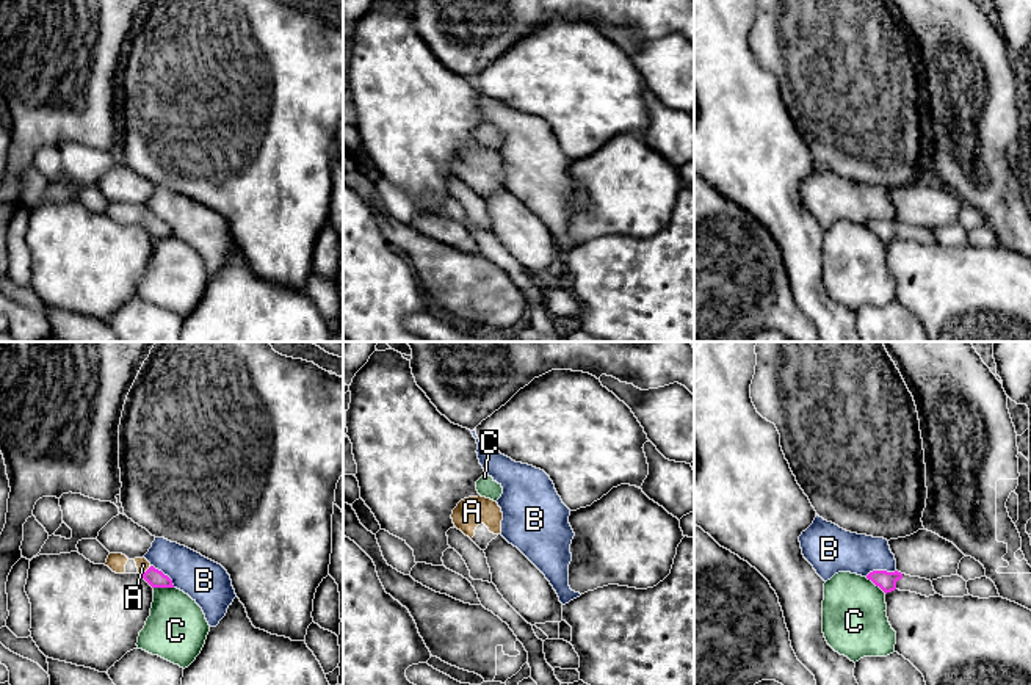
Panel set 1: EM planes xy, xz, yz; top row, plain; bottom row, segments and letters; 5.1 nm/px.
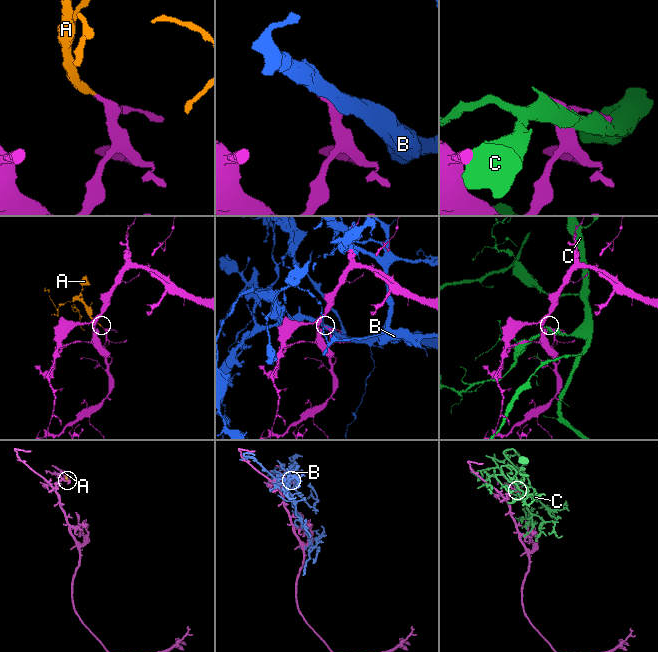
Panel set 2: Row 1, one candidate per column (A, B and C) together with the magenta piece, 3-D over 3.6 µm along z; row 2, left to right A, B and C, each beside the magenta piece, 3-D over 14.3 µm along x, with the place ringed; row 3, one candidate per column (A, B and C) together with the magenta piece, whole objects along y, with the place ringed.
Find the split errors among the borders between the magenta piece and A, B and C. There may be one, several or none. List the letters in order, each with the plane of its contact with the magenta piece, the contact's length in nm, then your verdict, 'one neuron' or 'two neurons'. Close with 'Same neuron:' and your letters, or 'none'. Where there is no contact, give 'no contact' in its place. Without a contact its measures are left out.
A: meets magenta in xy; contact 70 nm long; one neuron
B: meets magenta in yz; contact 160 nm long; two neurons
C: meets magenta in xy; contact 100 nm long; two neurons
Same neuron: A

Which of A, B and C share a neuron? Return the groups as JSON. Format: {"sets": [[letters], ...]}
{"sets": [["A"], ["B"], ["C"]]}

